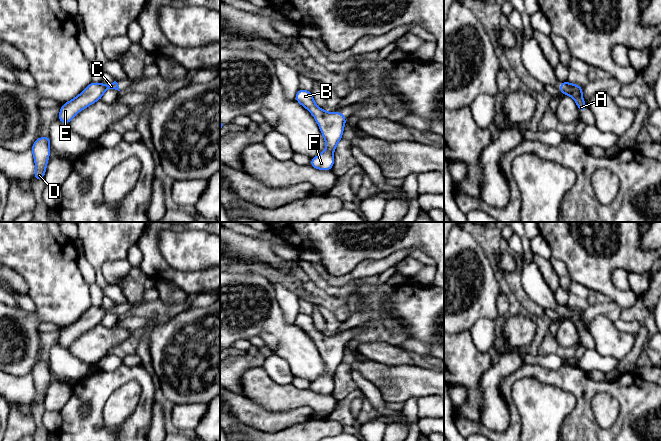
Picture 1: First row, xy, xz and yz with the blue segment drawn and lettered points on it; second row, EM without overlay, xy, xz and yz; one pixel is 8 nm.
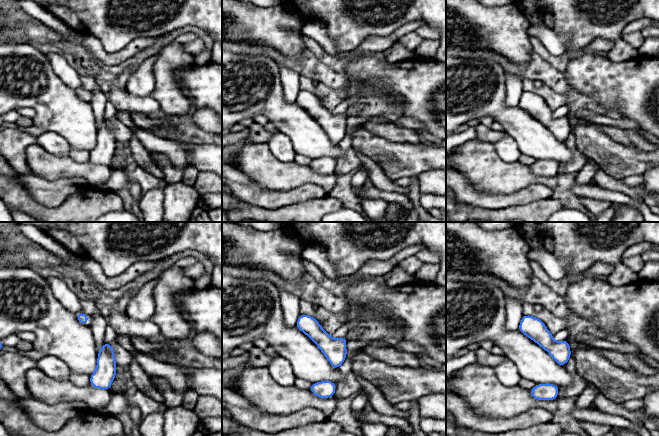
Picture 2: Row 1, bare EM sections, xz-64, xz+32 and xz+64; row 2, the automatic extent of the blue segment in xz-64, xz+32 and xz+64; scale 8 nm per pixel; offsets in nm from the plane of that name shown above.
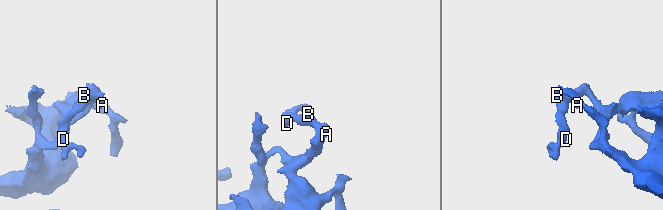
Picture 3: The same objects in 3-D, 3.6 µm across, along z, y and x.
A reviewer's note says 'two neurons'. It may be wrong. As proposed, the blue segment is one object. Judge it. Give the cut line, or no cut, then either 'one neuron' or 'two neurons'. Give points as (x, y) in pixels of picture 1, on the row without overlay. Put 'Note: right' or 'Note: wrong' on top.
Note: wrong
no cut; one neuron

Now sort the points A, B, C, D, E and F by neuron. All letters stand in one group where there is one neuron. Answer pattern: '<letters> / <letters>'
A B C D E F

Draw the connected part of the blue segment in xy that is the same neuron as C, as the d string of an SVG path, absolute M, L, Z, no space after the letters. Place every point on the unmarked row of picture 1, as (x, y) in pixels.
M116 305L109 309L105 309L102 306L91 306L78 320L60 330L60 337L57 343L68 349L73 341L81 334L87 332L96 325L101 324L107 313L120 315Z

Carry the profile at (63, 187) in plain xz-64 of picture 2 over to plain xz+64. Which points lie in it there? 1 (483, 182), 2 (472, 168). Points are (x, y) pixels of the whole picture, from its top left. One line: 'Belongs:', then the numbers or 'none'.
Belongs: none

